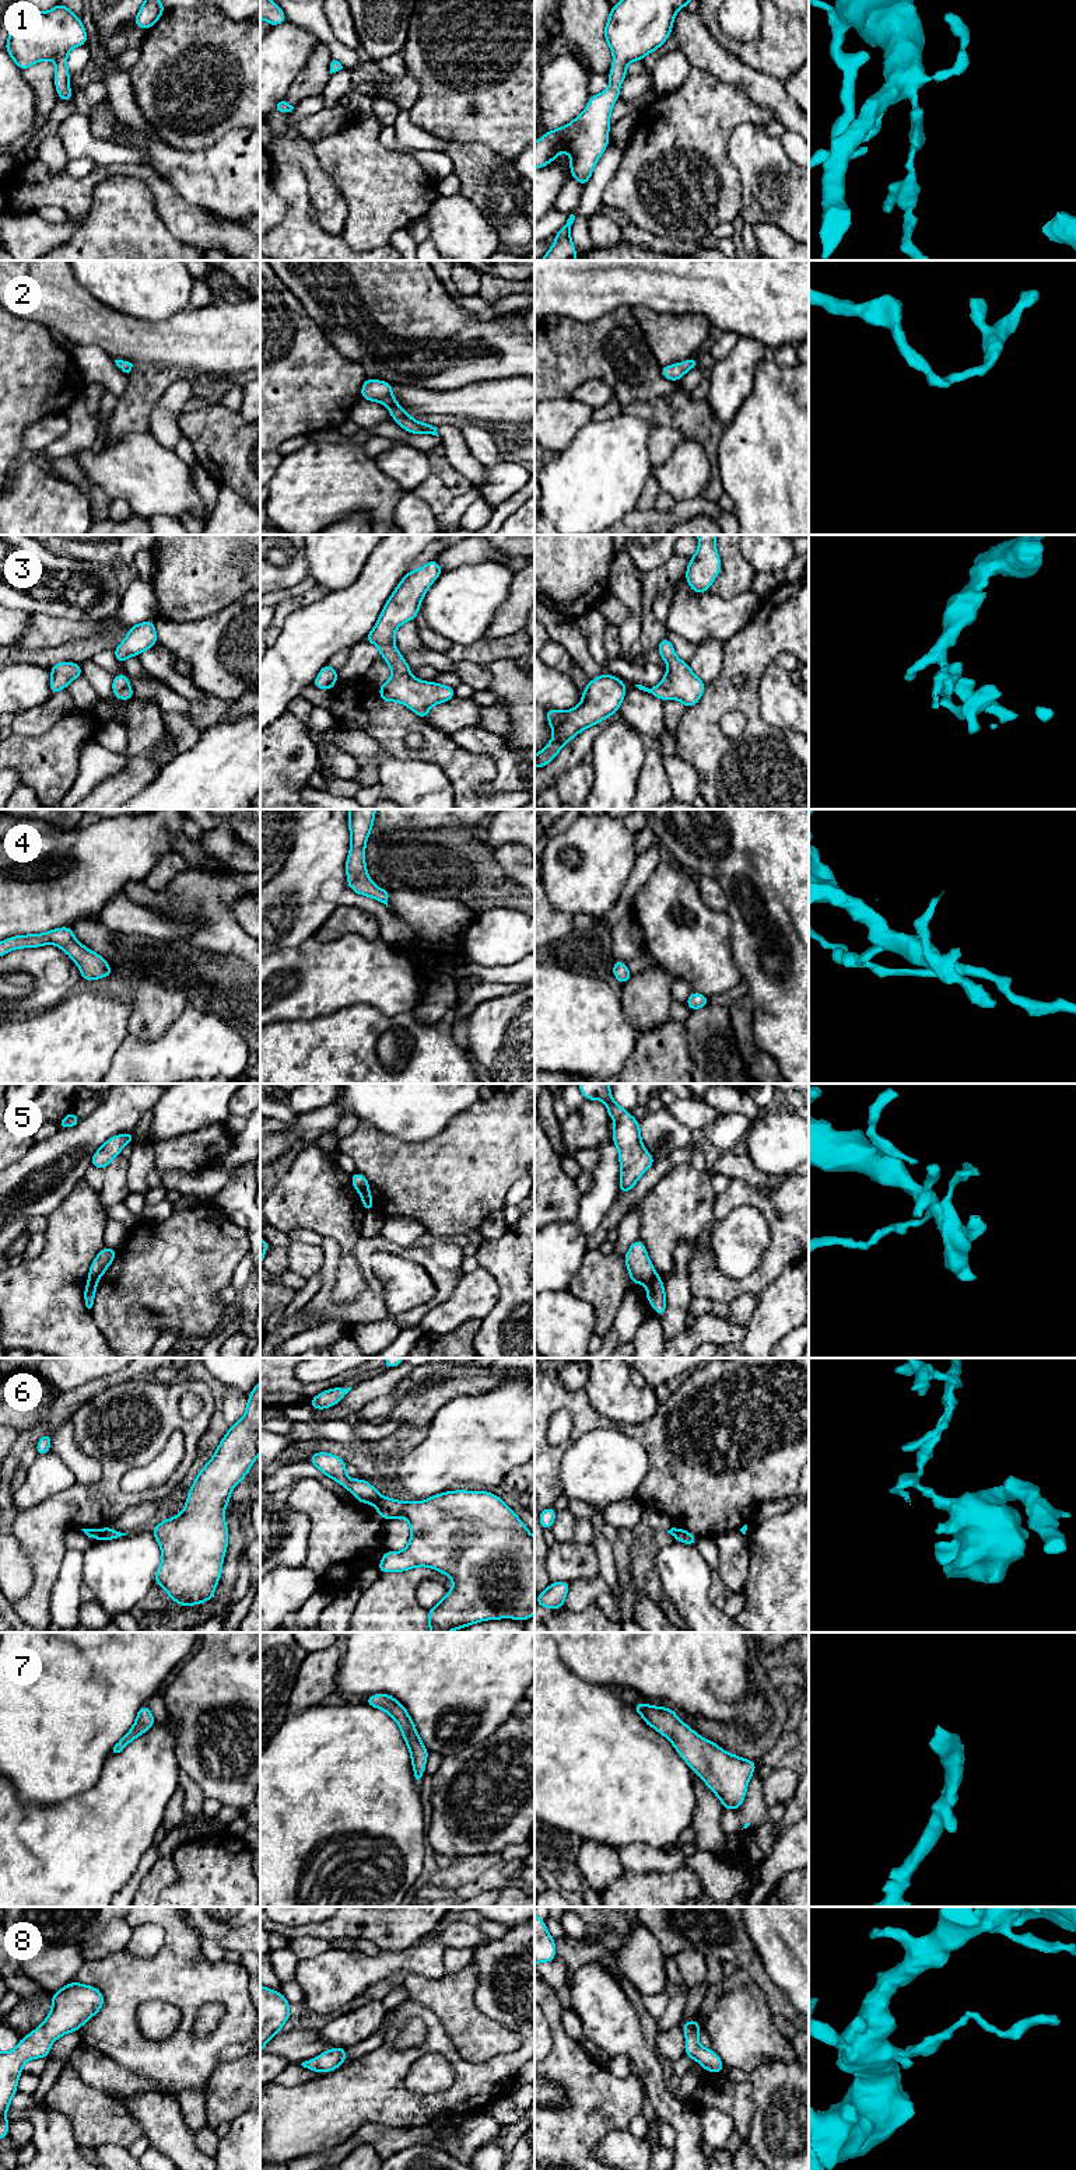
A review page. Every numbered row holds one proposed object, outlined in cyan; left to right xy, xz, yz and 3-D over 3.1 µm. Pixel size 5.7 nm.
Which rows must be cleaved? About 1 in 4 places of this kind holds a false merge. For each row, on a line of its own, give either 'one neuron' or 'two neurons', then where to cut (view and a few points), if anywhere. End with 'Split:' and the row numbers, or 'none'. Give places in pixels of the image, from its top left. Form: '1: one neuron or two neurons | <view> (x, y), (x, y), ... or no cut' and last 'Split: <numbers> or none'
1: one neuron | no cut
2: one neuron | no cut
3: one neuron | no cut
4: one neuron | no cut
5: two neurons | yz (656, 1276), (647, 1284)
6: two neurons | xy (104, 1529), (98, 1539)
7: one neuron | no cut
8: one neuron | no cut
Split: 5, 6

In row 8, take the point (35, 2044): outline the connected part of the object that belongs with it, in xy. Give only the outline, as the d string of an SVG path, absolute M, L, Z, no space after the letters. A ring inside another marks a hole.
M69 1982L52 1994L52 2003L41 2027L20 2038L18 2045L10 2052L0 2052L0 2139L8 2136L10 2122L4 2113L17 2093L22 2065L34 2058L46 2058L55 2040L66 2033L77 2031L101 2010L104 1995L95 1987Z

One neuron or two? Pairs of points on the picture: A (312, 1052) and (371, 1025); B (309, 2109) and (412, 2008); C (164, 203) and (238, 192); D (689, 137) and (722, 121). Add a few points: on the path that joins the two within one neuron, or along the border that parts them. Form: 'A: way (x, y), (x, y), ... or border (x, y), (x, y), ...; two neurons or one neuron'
A: way (326, 1052), (335, 1052), (357, 1029); one neuron
B: way (339, 2099), (388, 2050), (389, 2037); one neuron
C: border (161, 178), (185, 200), (216, 213); two neurons
D: way (697, 129), (705, 121), (714, 121); one neuron

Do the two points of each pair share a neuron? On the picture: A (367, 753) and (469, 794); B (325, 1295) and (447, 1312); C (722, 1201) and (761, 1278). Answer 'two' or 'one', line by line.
A: two
B: two
C: one

